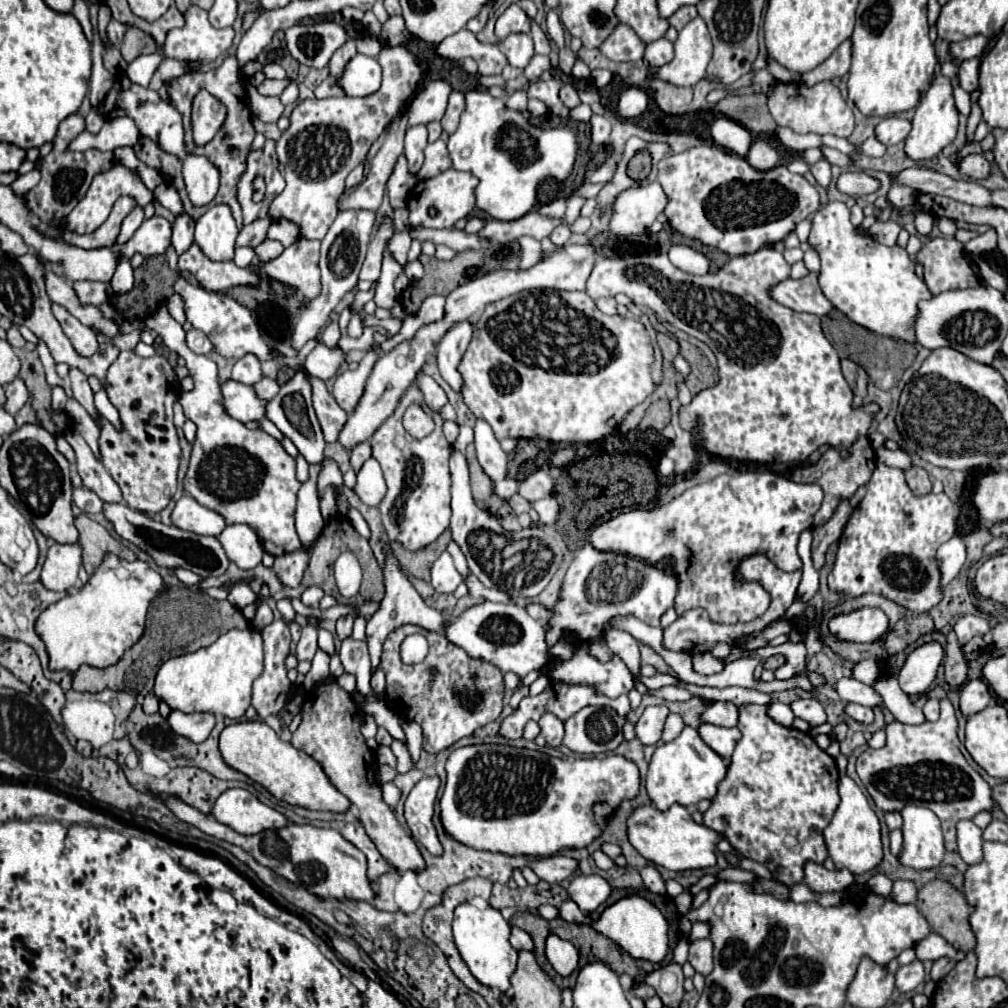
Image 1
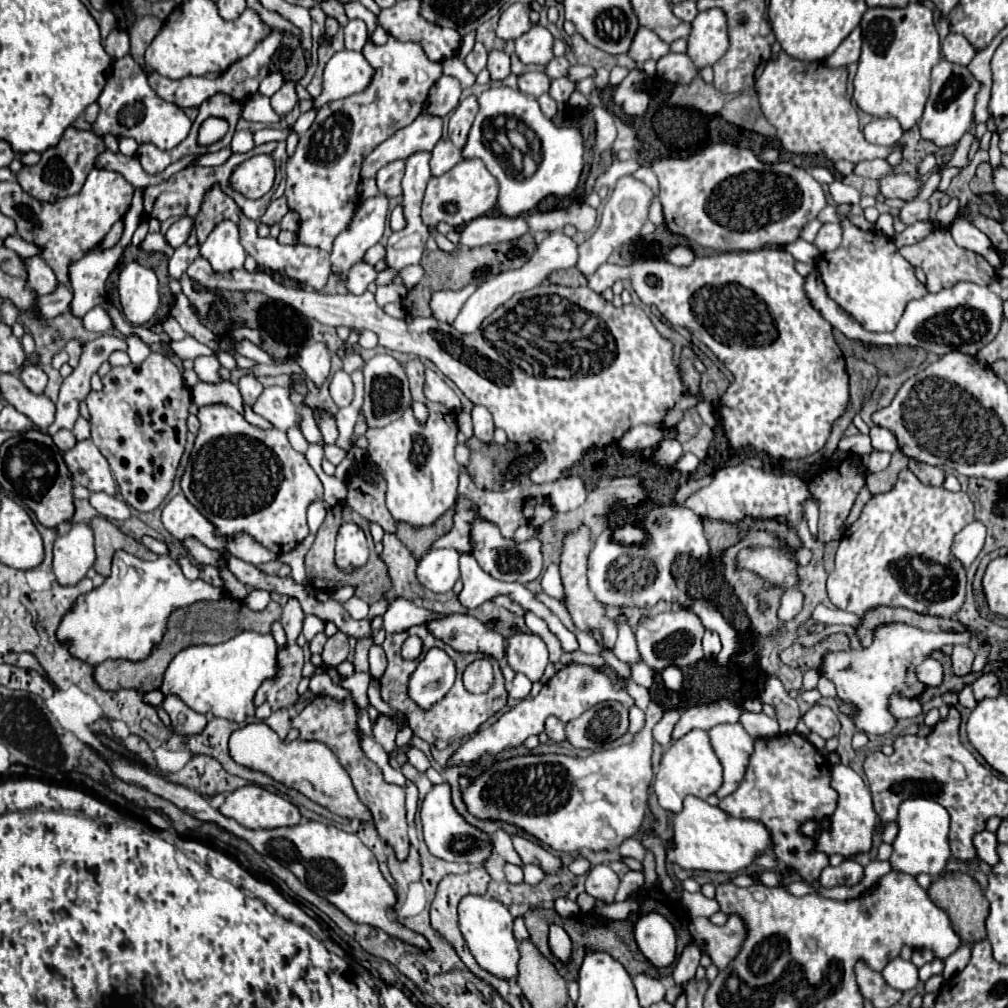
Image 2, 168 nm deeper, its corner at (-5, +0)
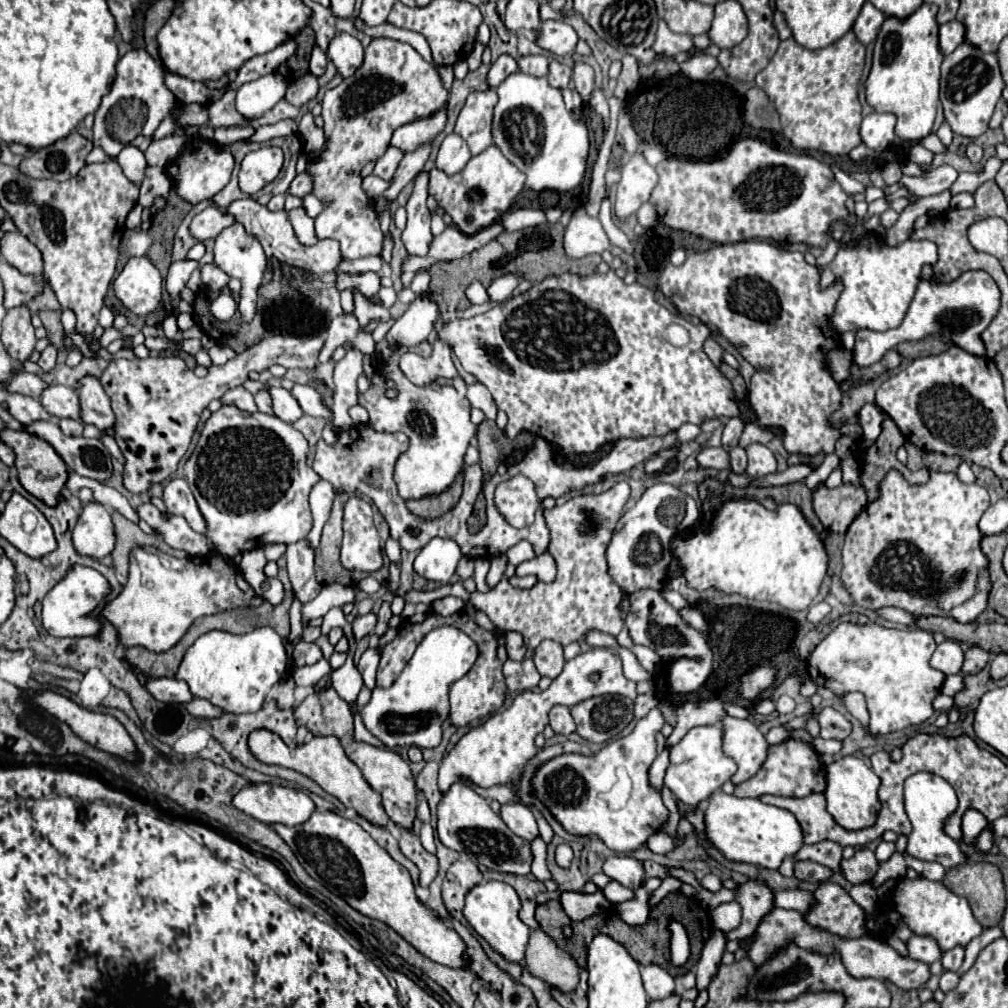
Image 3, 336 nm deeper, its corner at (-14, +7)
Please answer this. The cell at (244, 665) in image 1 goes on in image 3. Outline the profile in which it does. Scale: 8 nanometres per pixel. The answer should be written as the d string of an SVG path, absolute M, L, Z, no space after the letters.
M259 627L245 635L209 631L187 649L175 679L185 681L195 697L207 699L227 713L255 713L261 709L271 687L281 681L285 667L283 639L271 627Z

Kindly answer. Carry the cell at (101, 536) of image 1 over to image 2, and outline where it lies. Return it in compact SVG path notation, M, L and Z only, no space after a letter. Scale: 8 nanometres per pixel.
M96 516L90 522L90 526L92 526L94 536L96 536L96 556L98 556L94 568L102 576L110 576L110 562L112 562L112 556L116 550L126 550L126 552L142 556L146 560L156 558L156 554L152 554L144 544L122 534L110 520L106 520L102 516Z

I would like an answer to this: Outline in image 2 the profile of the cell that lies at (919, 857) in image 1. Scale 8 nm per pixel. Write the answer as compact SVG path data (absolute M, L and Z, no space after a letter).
M908 798L900 804L898 810L898 836L892 844L892 856L890 864L894 870L918 876L918 874L930 874L938 876L948 858L950 858L950 846L948 846L948 824L950 824L950 814L946 808L938 802L930 802L928 798Z

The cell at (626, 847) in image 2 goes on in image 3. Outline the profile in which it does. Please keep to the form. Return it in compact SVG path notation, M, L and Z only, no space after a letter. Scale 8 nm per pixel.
M657 831L657 833L653 833L653 835L649 835L649 839L645 841L645 847L649 847L653 853L661 853L661 855L665 855L667 851L671 851L673 847L675 847L675 839L671 839L671 837L667 837L665 833L661 833L661 831Z

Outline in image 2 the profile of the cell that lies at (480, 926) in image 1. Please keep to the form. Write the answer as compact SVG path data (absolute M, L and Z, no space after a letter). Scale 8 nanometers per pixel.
M464 896L462 902L458 904L458 918L460 918L462 936L472 956L476 958L476 962L498 978L504 978L504 980L514 978L518 974L516 964L520 960L520 952L518 952L518 942L512 936L514 918L508 912L508 908L500 900L494 900L494 898Z

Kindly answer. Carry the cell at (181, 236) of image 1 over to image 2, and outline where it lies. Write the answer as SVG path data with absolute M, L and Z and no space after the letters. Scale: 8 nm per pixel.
M180 246L174 250L170 262L168 262L168 276L172 280L180 280L182 274L186 272L186 268L198 258L198 246Z

